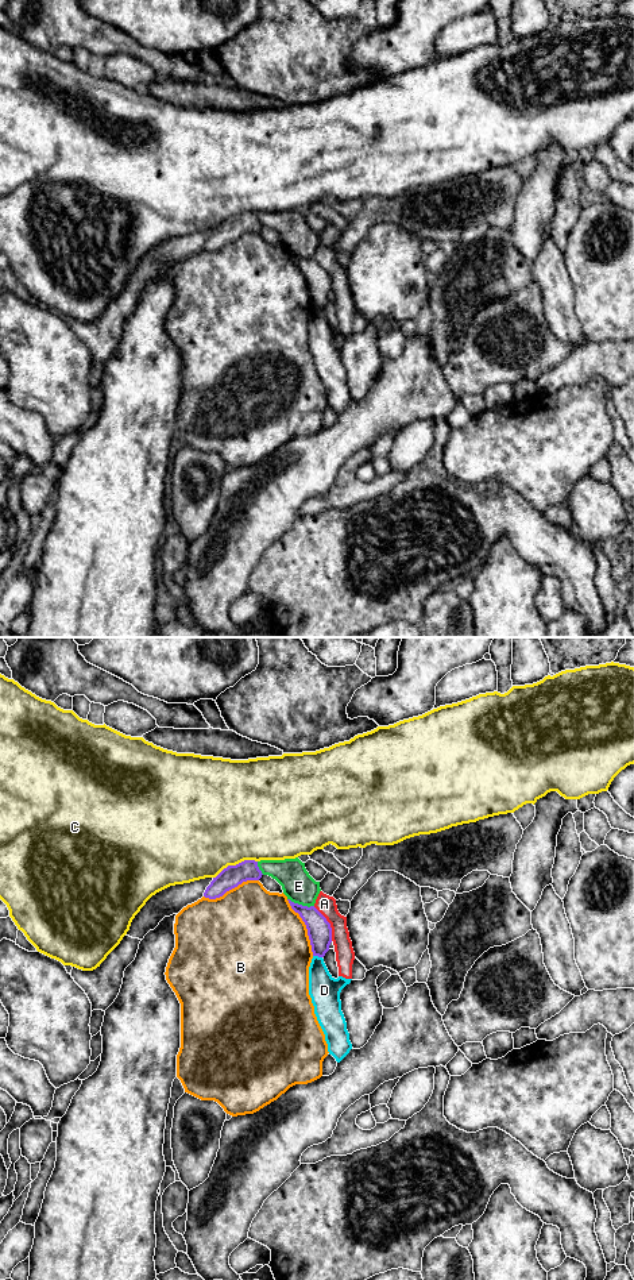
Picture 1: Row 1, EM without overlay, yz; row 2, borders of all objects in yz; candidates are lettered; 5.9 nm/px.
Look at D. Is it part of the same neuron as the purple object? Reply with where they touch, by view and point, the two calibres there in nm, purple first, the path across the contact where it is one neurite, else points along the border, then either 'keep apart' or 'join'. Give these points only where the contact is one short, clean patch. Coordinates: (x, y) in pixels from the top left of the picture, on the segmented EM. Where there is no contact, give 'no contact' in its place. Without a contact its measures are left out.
meets purple in yz at (317, 955); 140 nm thick on the purple side, 190 nm on the other; border along yz (313, 955), (321, 957); keep apart

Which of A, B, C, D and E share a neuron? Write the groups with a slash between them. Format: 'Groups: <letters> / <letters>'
Groups: A D / B / C / E

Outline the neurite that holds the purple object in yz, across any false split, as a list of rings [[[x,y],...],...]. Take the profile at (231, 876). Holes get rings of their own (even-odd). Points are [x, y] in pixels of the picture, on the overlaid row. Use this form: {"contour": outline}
{"contour": [[[244,860],[236,865],[224,868],[206,887],[204,897],[216,899],[223,897],[227,891],[237,887],[247,880],[259,880],[262,871],[255,860]]]}

